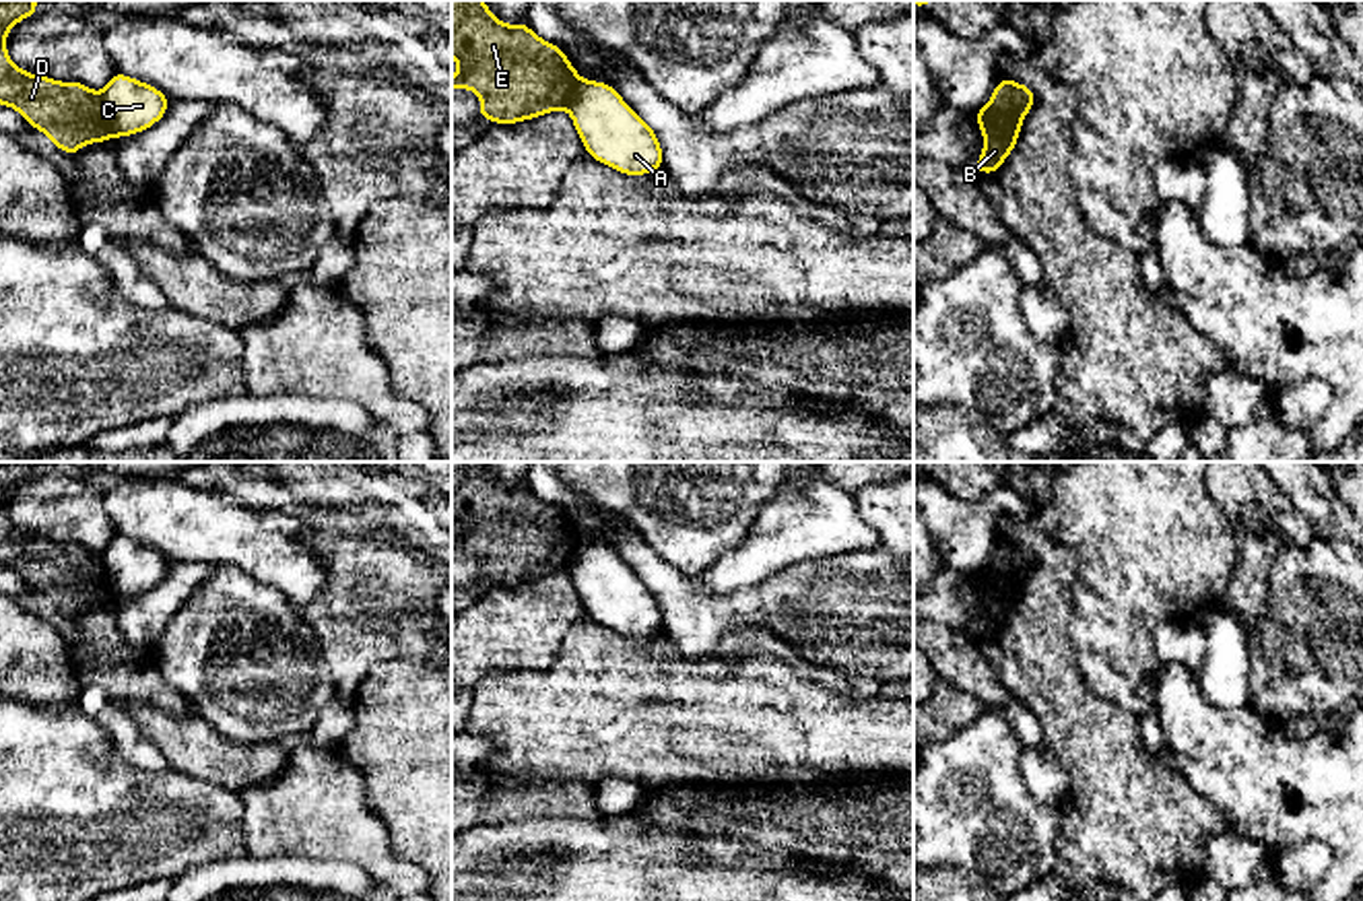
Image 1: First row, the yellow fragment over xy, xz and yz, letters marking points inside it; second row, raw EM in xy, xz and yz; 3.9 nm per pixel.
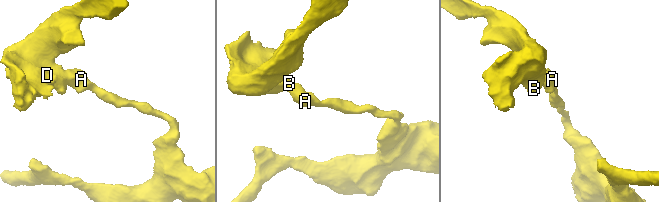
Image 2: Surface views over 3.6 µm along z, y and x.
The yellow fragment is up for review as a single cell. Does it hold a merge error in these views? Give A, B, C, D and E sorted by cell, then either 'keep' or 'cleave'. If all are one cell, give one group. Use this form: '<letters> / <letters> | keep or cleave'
A C / B D E | cleave

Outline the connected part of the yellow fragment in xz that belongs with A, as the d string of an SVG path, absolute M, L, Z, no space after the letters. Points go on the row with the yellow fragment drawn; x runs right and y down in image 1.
M581 80L567 105L586 153L623 175L662 169L656 132L623 101L619 91Z

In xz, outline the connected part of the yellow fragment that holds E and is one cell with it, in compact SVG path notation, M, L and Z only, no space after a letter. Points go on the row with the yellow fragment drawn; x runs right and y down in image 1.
M452 0L452 58L460 64L452 89L470 89L480 97L478 118L493 124L518 124L567 109L581 76L559 45L540 39L528 25L501 23L483 0Z

